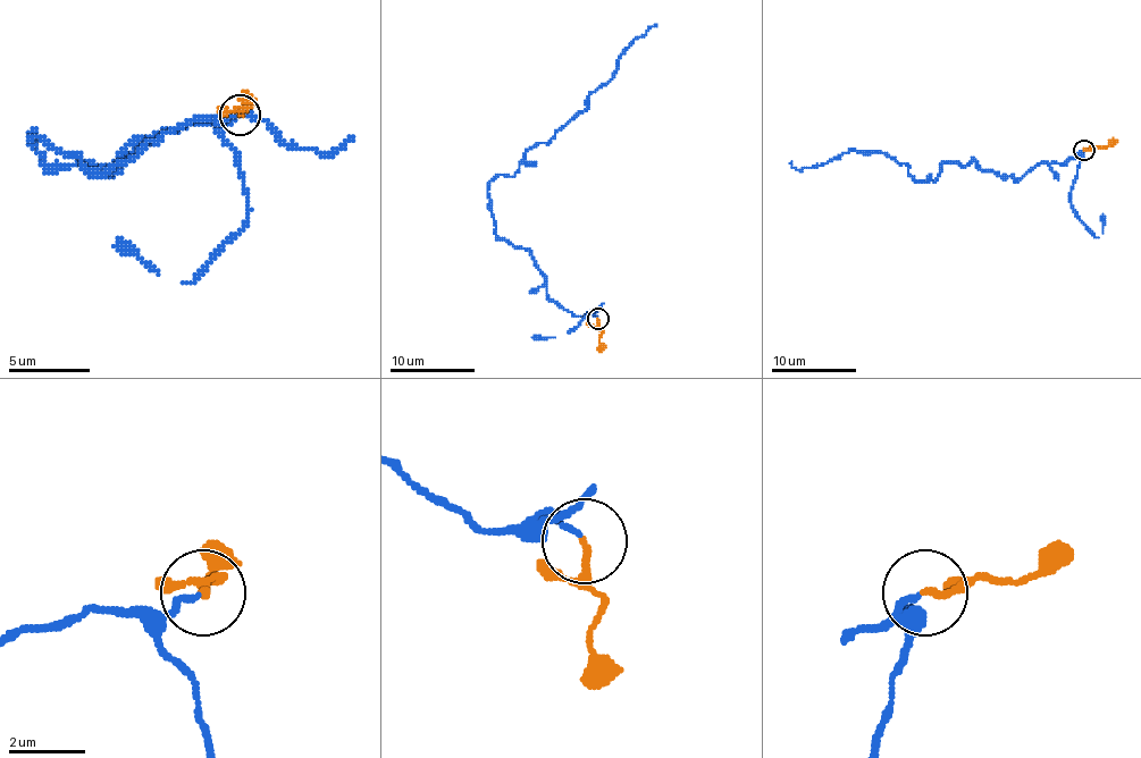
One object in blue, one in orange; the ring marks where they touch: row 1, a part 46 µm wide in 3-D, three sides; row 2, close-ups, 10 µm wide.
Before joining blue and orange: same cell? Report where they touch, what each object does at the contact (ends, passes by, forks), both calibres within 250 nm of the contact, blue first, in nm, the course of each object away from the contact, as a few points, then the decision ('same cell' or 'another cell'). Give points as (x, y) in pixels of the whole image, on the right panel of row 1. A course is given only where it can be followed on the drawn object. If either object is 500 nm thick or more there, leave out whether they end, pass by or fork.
place (1084, 150); blue ends; orange ends; calibres 140 and 180 nm; course blue (1083, 150), (1017, 178), (946, 161), (933, 180), (916, 180), (904, 163), (850, 149), (811, 167), (791, 161); course orange (1083, 150), (1110, 146), (1117, 140); same cell

